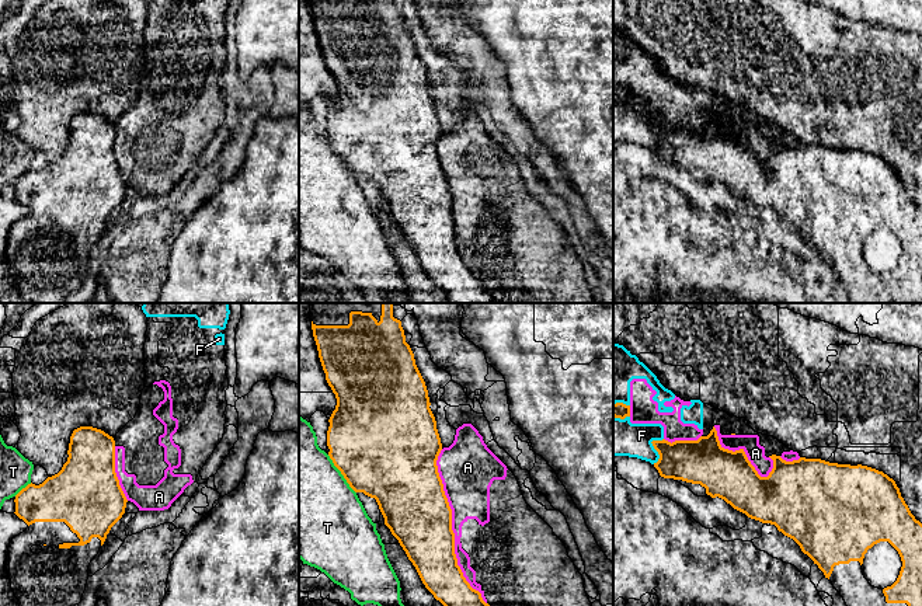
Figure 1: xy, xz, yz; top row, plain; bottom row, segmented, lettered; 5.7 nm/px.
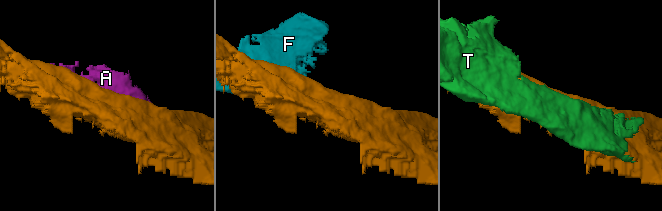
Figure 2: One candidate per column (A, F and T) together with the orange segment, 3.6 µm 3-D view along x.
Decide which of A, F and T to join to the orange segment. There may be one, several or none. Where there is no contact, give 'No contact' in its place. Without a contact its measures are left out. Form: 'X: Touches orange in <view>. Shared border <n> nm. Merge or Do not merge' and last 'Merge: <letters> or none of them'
A: Touches orange in xz. Shared border 900 nm. Do not merge
F: Touches orange in yz. Shared border 160 nm. Do not merge
T: Touches orange in xz. Shared border 280 nm. Do not merge
Merge: none of them

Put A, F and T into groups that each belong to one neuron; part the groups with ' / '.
A F / T

